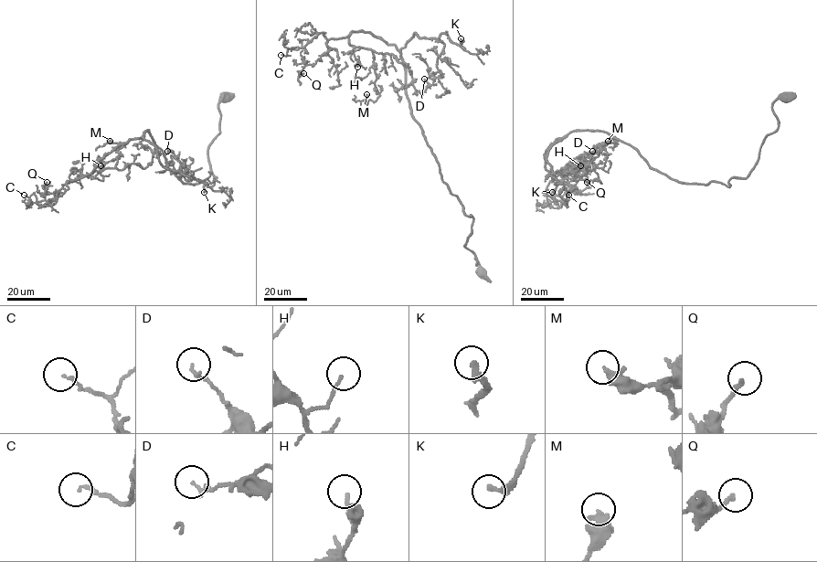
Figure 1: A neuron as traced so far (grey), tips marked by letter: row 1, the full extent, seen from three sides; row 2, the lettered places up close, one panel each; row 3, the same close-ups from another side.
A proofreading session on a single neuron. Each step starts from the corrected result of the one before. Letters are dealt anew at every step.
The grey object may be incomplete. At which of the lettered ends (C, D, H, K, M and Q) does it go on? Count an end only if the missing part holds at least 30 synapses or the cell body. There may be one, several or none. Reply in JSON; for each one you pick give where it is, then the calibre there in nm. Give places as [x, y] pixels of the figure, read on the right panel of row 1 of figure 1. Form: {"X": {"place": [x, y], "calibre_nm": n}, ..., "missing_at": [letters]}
{"C": {"place": [568, 195], "calibre_nm": 120}, "K": {"place": [552, 192], "calibre_nm": 240}, "Q": {"place": [587, 182], "calibre_nm": 200}, "missing_at": ["C", "K", "Q"]}

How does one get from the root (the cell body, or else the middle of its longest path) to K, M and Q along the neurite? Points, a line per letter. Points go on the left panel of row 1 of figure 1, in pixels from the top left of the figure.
K: (225, 97), (207, 151), (211, 185), (183, 183), (144, 132), (160, 164), (201, 181), (204, 192)
M: (225, 97), (207, 151), (211, 185), (183, 183), (148, 130), (92, 173), (116, 164), (122, 143), (110, 141)
Q: (225, 97), (207, 151), (211, 185), (183, 183), (148, 130), (57, 193), (44, 188), (47, 182)

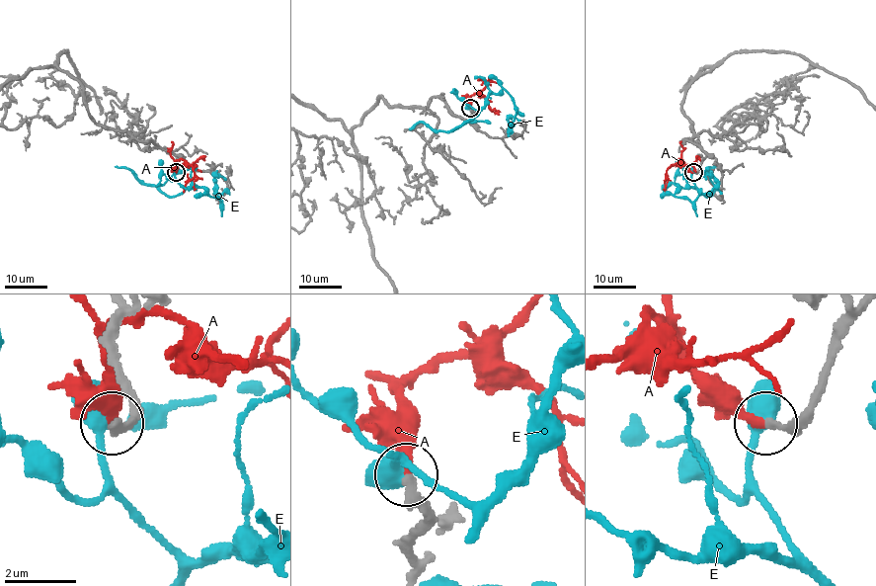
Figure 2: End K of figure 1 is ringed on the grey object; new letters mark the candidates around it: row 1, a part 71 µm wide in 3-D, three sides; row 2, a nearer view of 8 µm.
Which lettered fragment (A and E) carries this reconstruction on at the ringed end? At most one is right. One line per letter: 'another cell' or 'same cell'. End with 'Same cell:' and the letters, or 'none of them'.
A: same cell
E: another cell
Same cell: A

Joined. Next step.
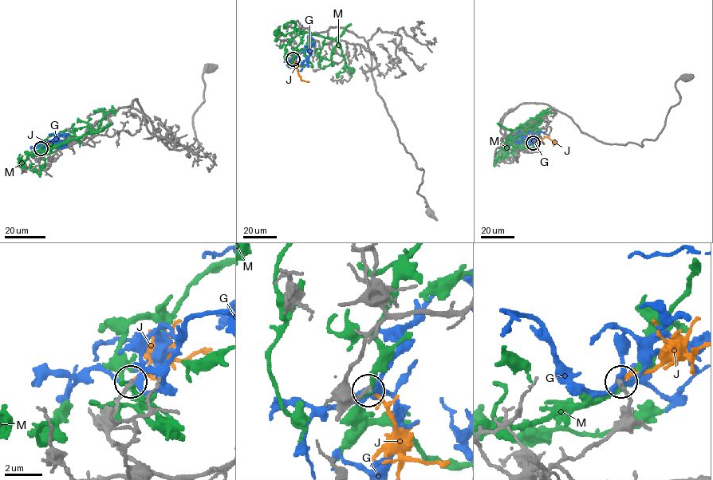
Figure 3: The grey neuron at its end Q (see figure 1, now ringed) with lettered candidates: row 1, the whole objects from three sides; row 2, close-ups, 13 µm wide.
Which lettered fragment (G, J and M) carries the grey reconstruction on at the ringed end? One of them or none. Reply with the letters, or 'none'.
J

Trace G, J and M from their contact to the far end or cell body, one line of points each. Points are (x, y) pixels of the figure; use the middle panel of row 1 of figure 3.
G: (293, 59), (305, 47), (309, 55), (308, 62), (301, 64), (299, 60)
J: (293, 59), (301, 80), (309, 81)
M: (293, 59), (295, 48), (308, 33), (337, 42), (330, 59), (319, 54), (324, 40)

